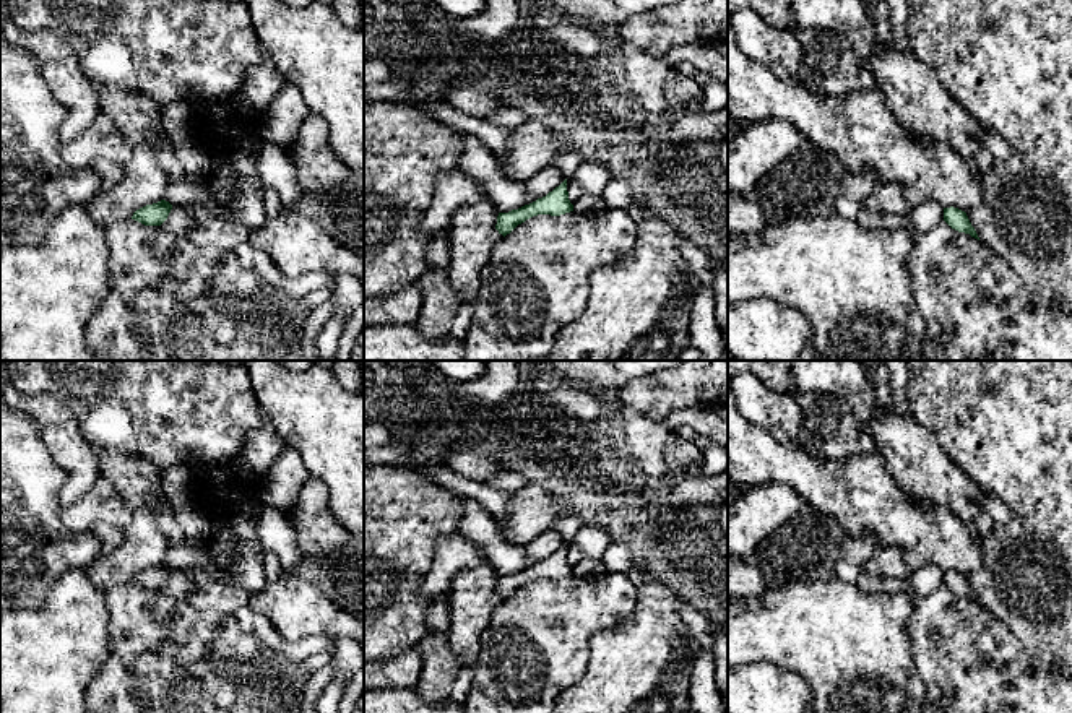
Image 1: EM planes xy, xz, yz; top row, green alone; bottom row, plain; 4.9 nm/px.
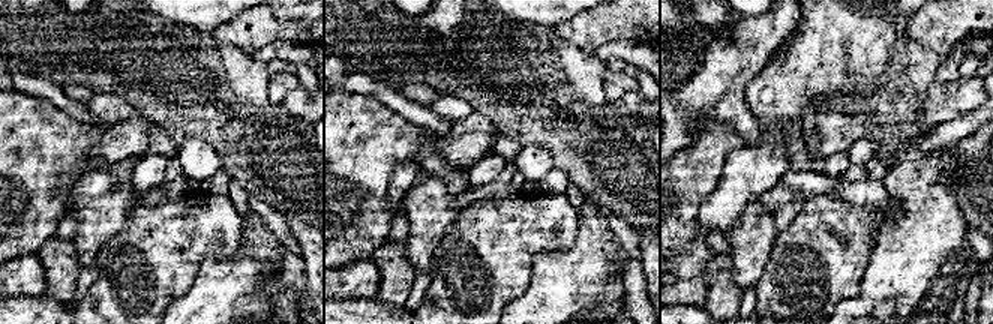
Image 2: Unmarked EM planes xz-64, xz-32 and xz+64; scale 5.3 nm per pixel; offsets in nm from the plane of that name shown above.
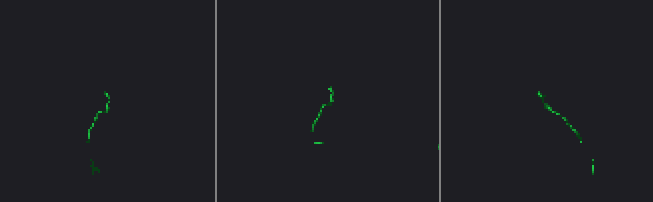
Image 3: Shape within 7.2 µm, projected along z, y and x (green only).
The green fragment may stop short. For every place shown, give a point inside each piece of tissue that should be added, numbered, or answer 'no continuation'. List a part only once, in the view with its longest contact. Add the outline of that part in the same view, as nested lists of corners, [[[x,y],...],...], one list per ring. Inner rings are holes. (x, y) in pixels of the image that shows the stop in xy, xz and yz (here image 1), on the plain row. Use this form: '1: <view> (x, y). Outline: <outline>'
no continuation

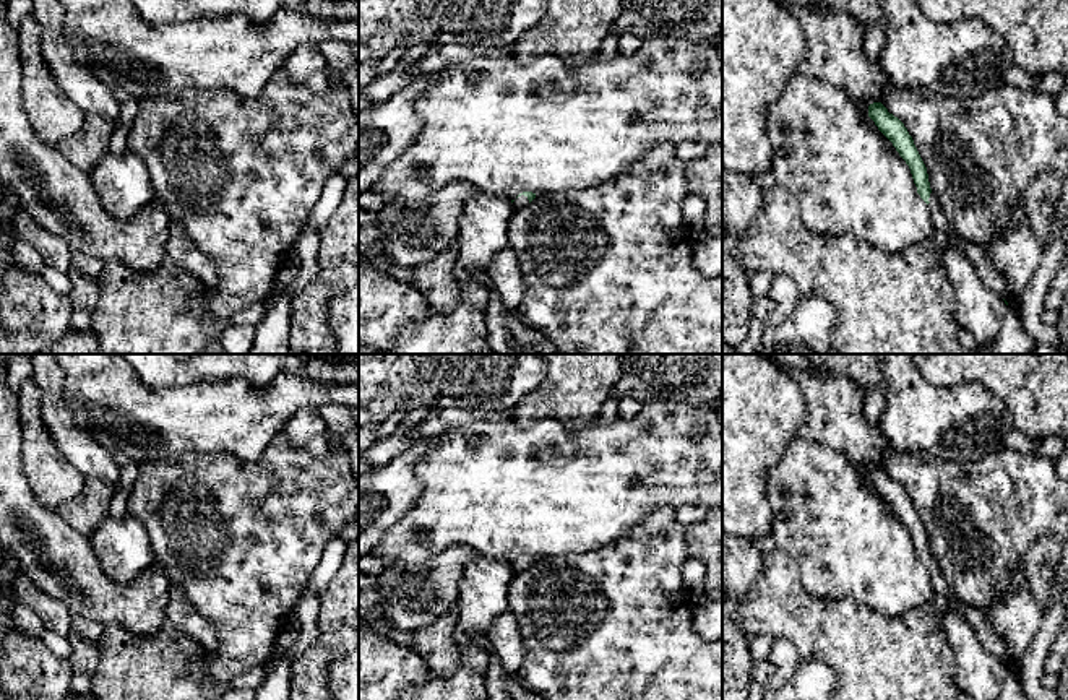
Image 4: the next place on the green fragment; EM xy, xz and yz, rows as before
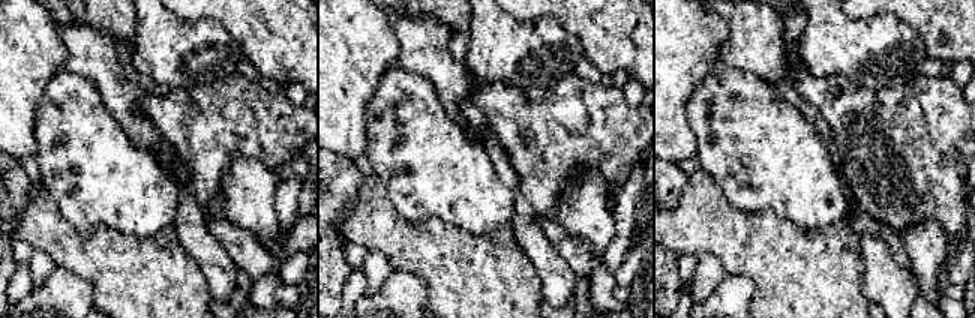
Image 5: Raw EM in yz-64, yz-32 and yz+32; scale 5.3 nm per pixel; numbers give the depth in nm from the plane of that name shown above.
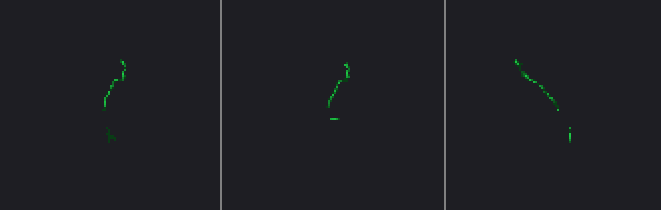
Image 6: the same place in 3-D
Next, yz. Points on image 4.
1: yz (981, 674). Outline: [[[930,557],[928,565],[935,585],[932,606],[954,656],[956,687],[971,695],[972,700],[998,700],[1008,669],[1001,659],[984,648],[971,624],[950,607],[954,594],[943,580],[933,557]]]

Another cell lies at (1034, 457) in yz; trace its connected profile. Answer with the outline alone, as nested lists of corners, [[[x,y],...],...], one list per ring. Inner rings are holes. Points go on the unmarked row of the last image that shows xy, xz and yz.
[[[1003,447],[967,463],[886,448],[881,468],[912,500],[932,557],[956,599],[988,612],[1008,591],[1011,572],[1021,567],[1036,603],[1047,614],[1053,572],[1068,538],[1068,479],[1057,476],[1052,460],[1036,448],[1023,453]]]

